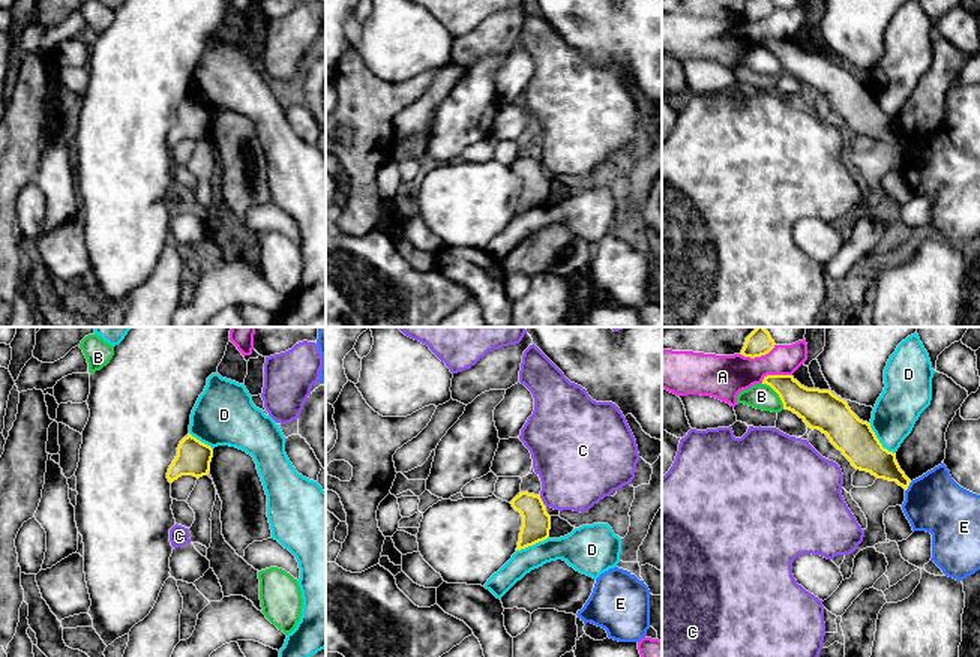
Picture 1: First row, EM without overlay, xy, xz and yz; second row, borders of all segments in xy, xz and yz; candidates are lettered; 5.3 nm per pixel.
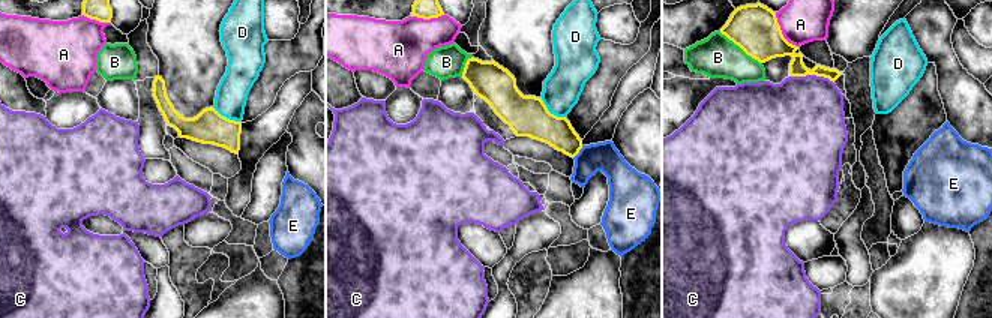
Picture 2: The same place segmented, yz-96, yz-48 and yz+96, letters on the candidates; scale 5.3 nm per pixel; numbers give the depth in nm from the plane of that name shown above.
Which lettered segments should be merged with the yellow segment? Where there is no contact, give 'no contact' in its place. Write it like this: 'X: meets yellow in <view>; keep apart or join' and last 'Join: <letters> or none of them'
A: meets yellow in yz; keep apart
B: meets yellow in yz; keep apart
C: meets yellow in xz; keep apart
D: meets yellow in yz; keep apart
E: meets yellow in yz; keep apart
Join: none of them

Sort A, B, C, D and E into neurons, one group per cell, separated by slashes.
A / B / C / D / E

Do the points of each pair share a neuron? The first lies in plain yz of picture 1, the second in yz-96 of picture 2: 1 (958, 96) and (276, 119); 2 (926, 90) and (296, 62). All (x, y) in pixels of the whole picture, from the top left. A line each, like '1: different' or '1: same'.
1: different
2: same

